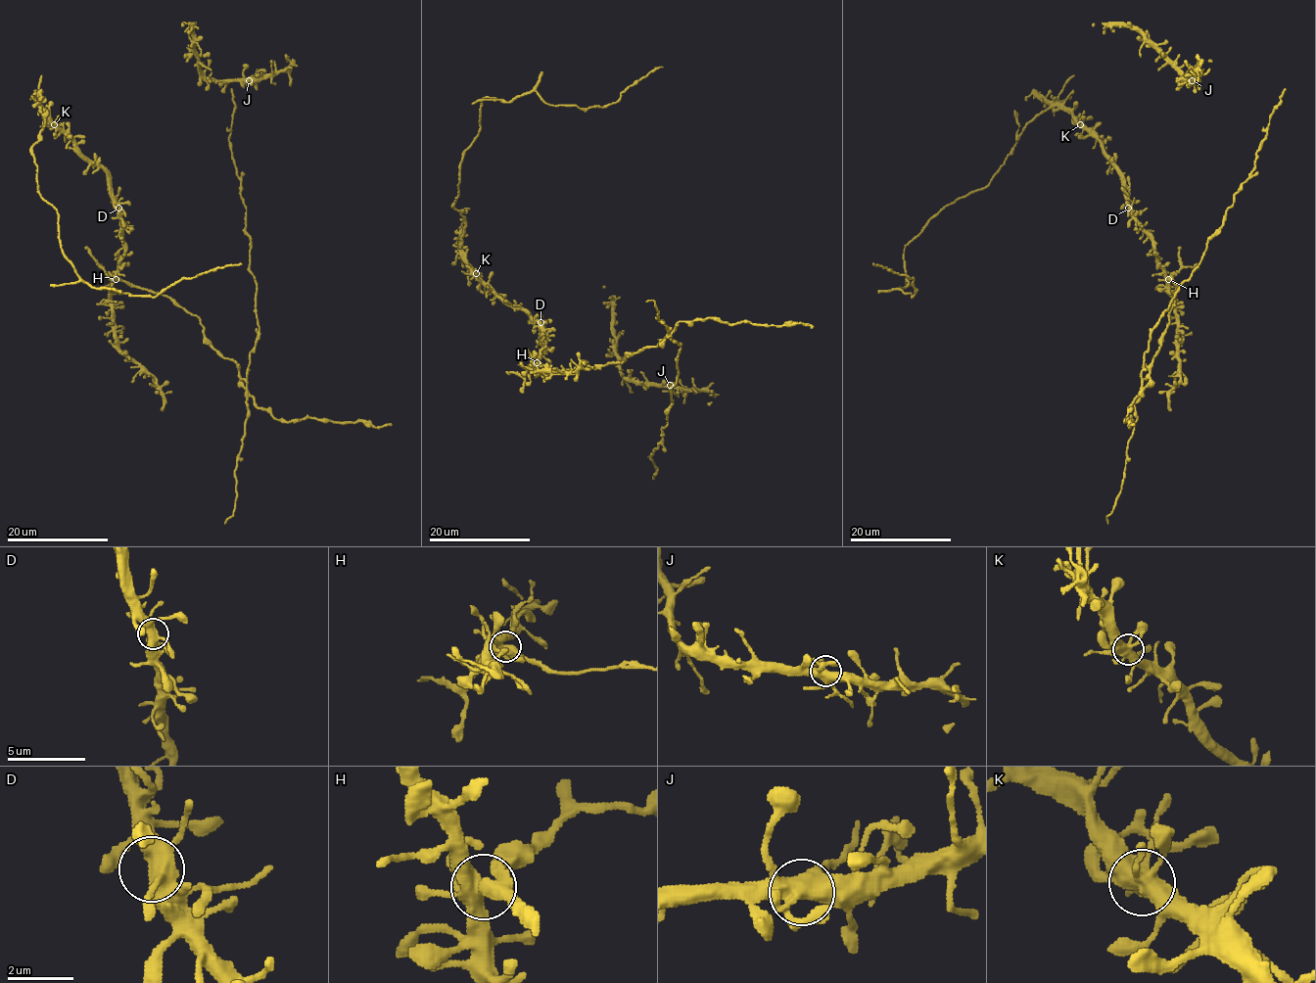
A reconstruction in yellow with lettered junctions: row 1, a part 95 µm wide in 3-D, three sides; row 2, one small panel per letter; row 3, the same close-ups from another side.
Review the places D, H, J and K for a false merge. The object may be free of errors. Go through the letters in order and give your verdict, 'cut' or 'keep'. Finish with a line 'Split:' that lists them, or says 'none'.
D: keep
H: cut
J: keep
K: keep
Split: H

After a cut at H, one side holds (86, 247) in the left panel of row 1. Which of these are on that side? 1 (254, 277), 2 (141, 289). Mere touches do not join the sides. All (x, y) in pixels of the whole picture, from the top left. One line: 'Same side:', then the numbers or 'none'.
Same side: 1, 2

